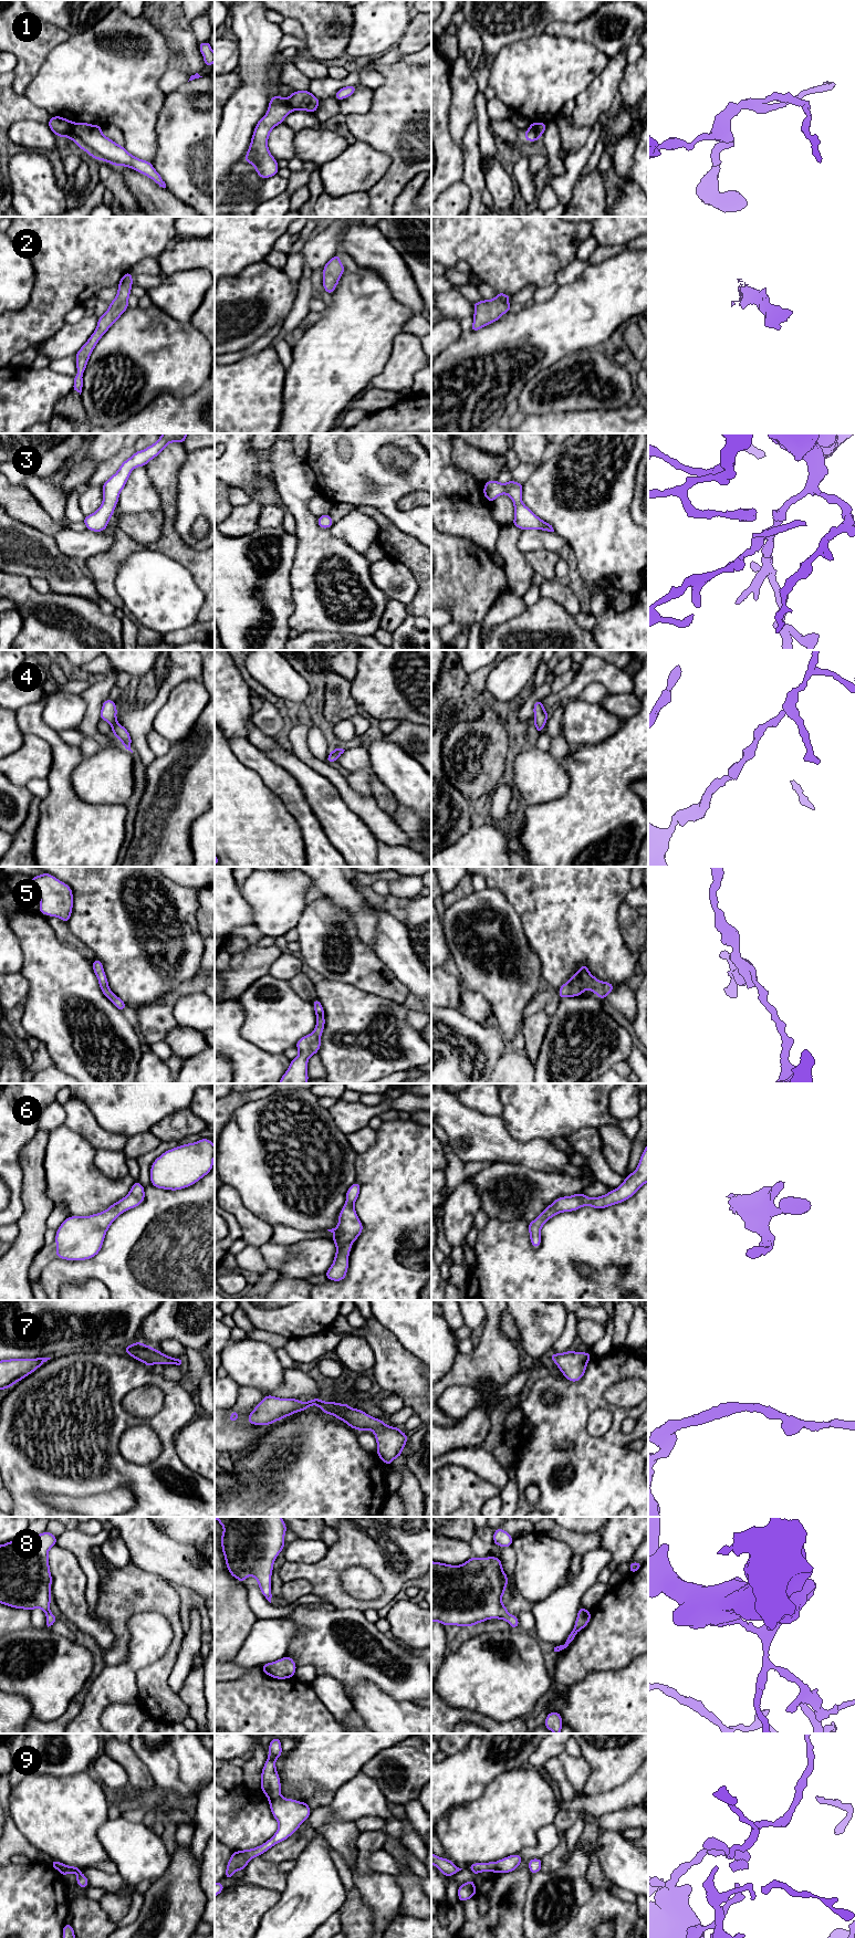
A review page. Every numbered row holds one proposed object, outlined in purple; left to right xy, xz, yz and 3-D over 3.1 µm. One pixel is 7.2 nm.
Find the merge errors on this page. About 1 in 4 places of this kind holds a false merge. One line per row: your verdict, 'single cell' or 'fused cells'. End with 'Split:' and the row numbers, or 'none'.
1: fused cells
2: single cell
3: single cell
4: single cell
5: single cell
6: single cell
7: single cell
8: single cell
9: fused cells
Split: 1, 9

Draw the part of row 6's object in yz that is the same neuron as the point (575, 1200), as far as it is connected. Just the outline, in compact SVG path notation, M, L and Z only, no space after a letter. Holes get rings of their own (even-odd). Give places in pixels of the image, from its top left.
M648 1144L639 1159L637 1169L625 1177L625 1181L607 1194L590 1198L585 1194L577 1193L569 1197L557 1197L539 1216L528 1224L531 1245L536 1249L541 1245L541 1228L553 1216L563 1212L574 1212L583 1206L602 1209L630 1198L645 1183L648 1182Z

